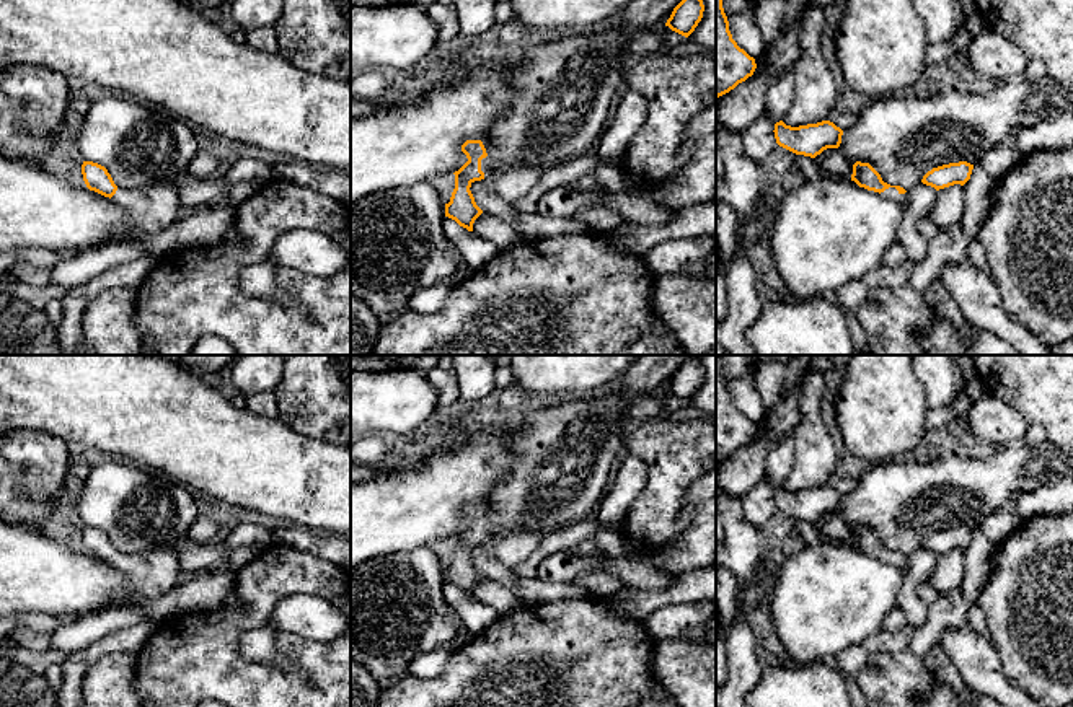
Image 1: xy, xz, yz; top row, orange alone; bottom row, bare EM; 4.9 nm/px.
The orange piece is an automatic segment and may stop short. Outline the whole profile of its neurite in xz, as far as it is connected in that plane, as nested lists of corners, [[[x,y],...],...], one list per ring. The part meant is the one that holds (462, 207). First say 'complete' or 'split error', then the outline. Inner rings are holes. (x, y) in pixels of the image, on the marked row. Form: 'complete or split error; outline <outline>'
split error; outline [[[466,140],[461,145],[461,152],[468,161],[453,173],[455,189],[450,202],[445,204],[445,217],[455,220],[468,231],[473,231],[475,220],[483,213],[470,191],[475,181],[486,178],[492,184],[494,192],[512,204],[530,192],[541,176],[541,171],[530,165],[517,168],[492,165],[481,140]]]

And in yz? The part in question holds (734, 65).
complete; outline [[[716,0],[716,98],[745,81],[755,68],[755,59],[732,39],[722,0]]]

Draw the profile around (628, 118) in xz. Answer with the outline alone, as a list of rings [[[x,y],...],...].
[[[626,93],[597,140],[595,152],[602,158],[623,155],[629,142],[642,127],[646,112],[646,99],[638,93]]]

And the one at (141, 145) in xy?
[[[117,94],[91,101],[78,134],[82,161],[104,166],[121,189],[153,184],[168,184],[174,189],[186,187],[192,179],[189,163],[199,152],[201,143],[202,140],[176,114]]]

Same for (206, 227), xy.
[[[227,204],[199,209],[176,220],[160,233],[140,233],[135,241],[113,241],[104,246],[78,251],[73,257],[47,269],[49,285],[73,287],[90,282],[104,270],[145,256],[163,256],[225,241],[233,231],[235,207]]]

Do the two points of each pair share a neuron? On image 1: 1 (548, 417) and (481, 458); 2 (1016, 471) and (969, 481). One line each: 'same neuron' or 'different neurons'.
1: different neurons
2: same neuron

